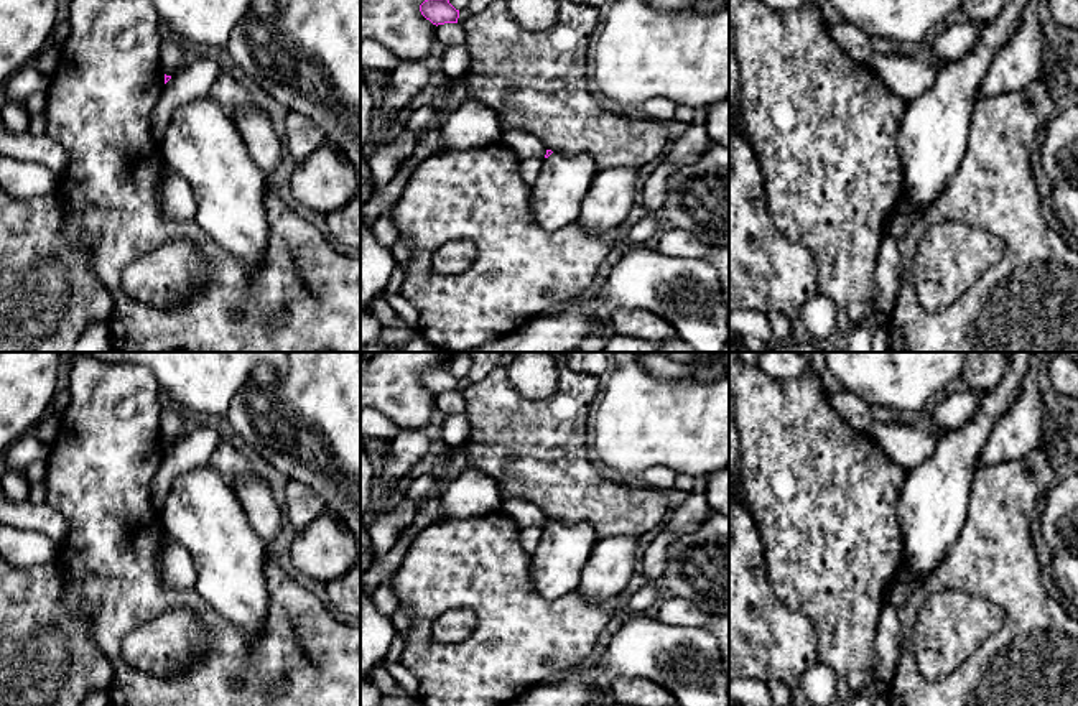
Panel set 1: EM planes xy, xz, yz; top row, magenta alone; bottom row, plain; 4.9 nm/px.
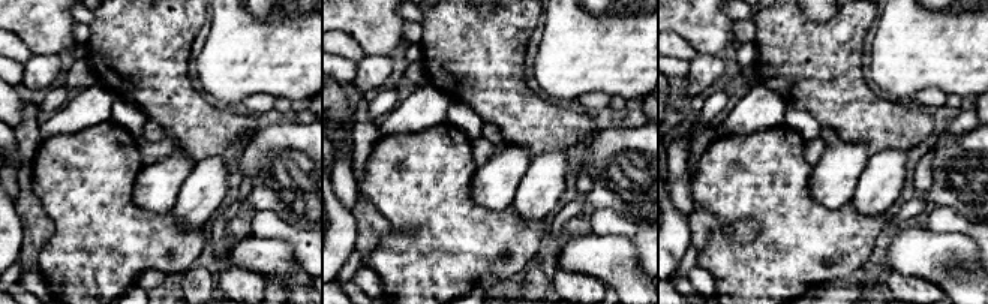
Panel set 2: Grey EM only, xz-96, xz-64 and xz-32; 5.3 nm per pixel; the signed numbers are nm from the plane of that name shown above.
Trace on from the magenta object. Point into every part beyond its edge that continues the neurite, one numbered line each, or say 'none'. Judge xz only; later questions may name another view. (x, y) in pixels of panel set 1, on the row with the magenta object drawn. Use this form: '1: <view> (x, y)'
1: xz (557, 195)

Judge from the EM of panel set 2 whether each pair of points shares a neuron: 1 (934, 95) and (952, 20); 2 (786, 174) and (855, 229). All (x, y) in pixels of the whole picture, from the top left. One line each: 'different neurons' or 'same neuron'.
1: different neurons
2: same neuron

